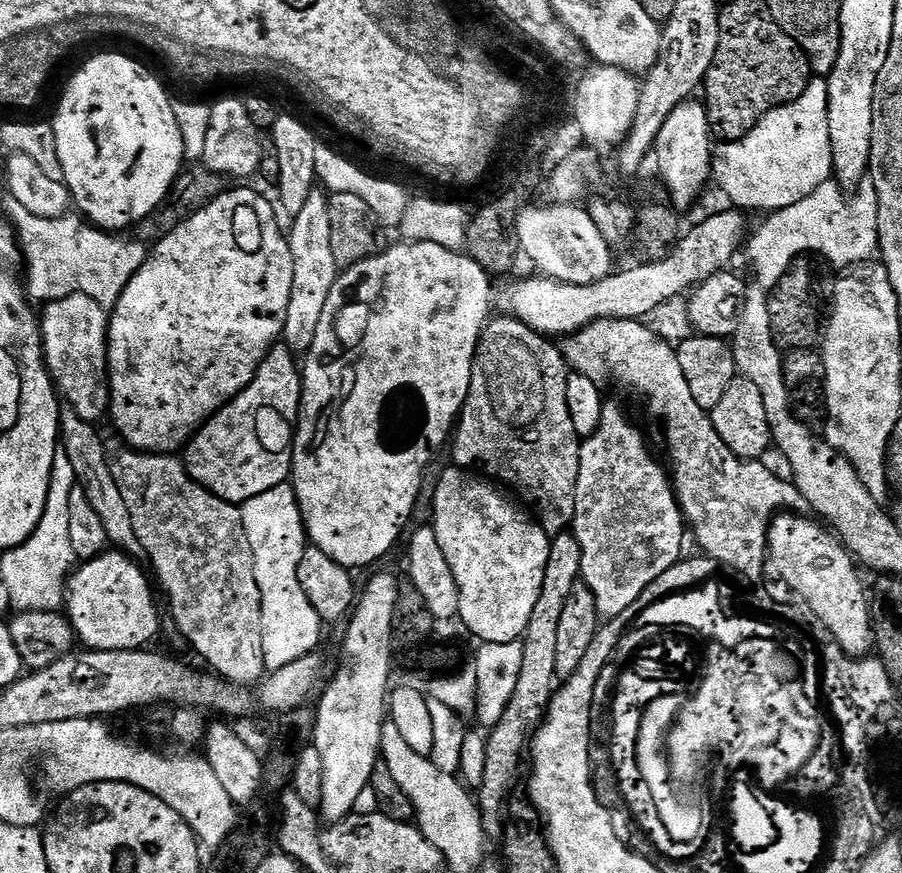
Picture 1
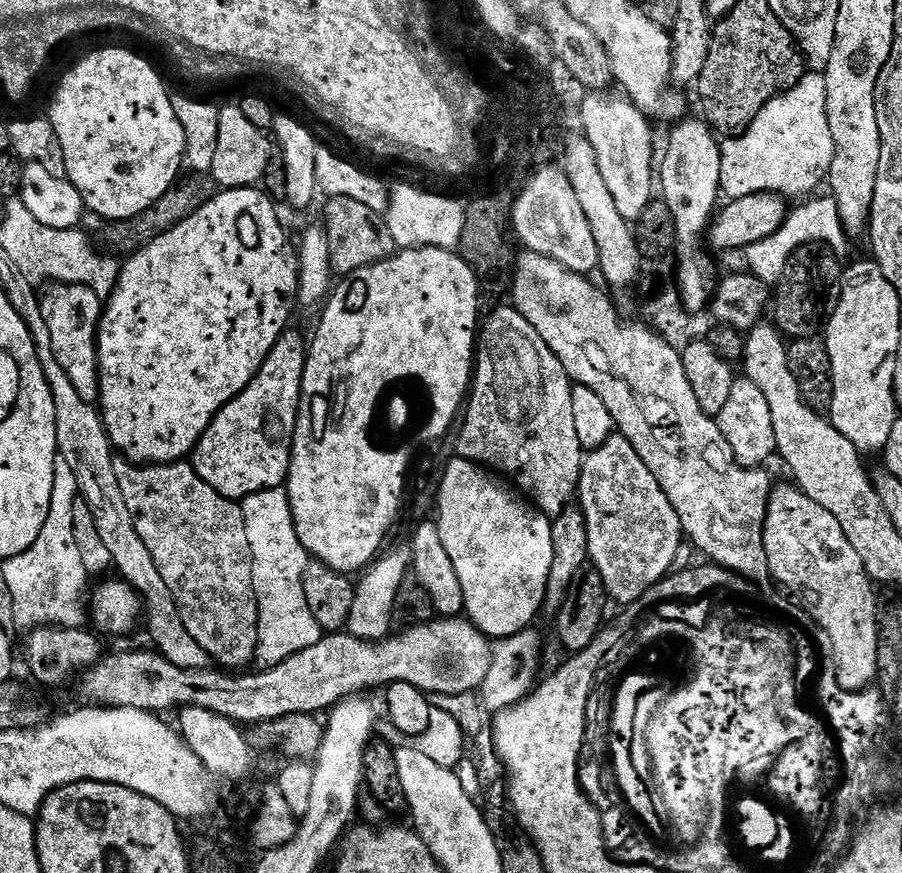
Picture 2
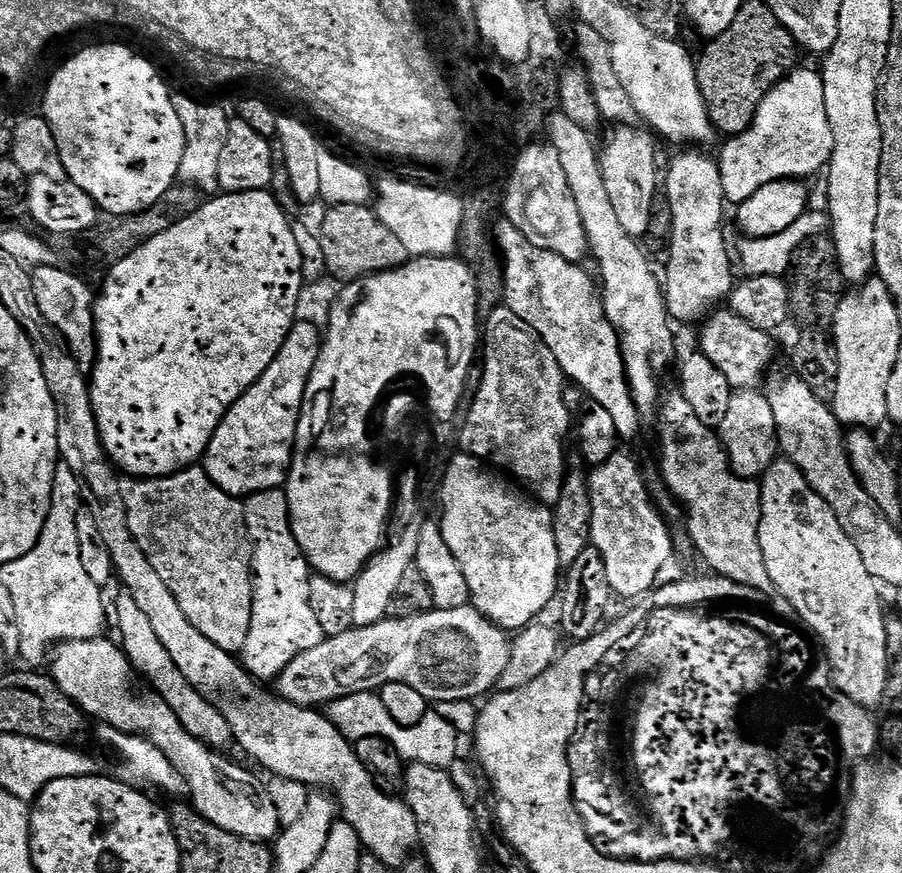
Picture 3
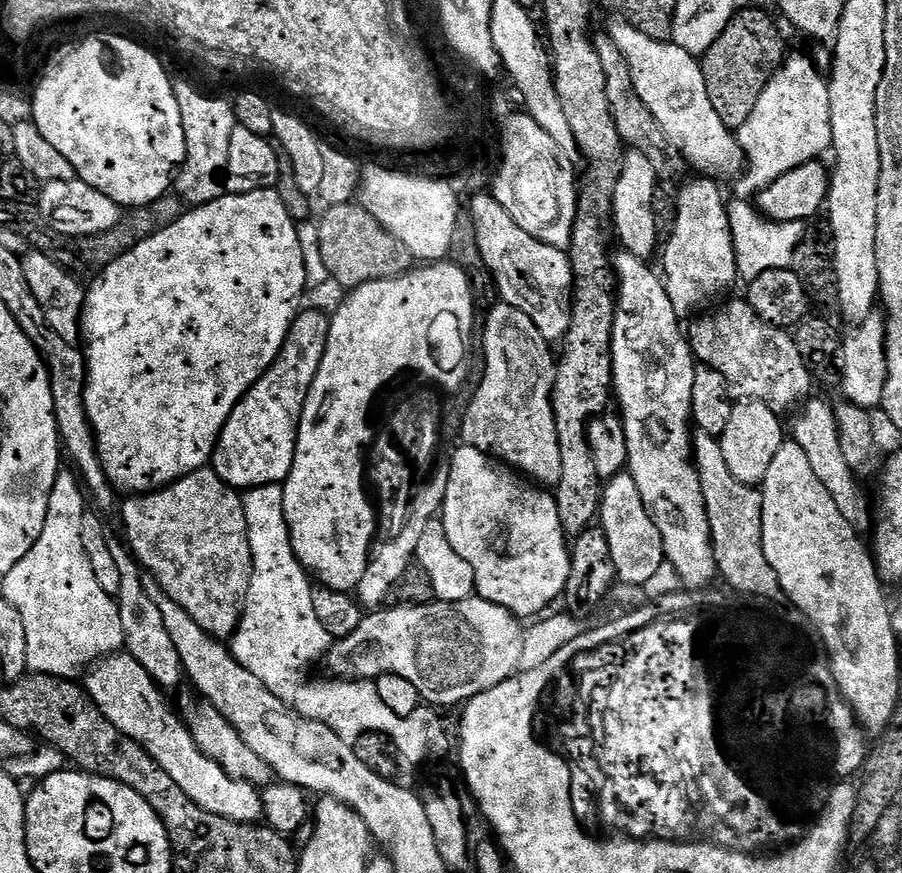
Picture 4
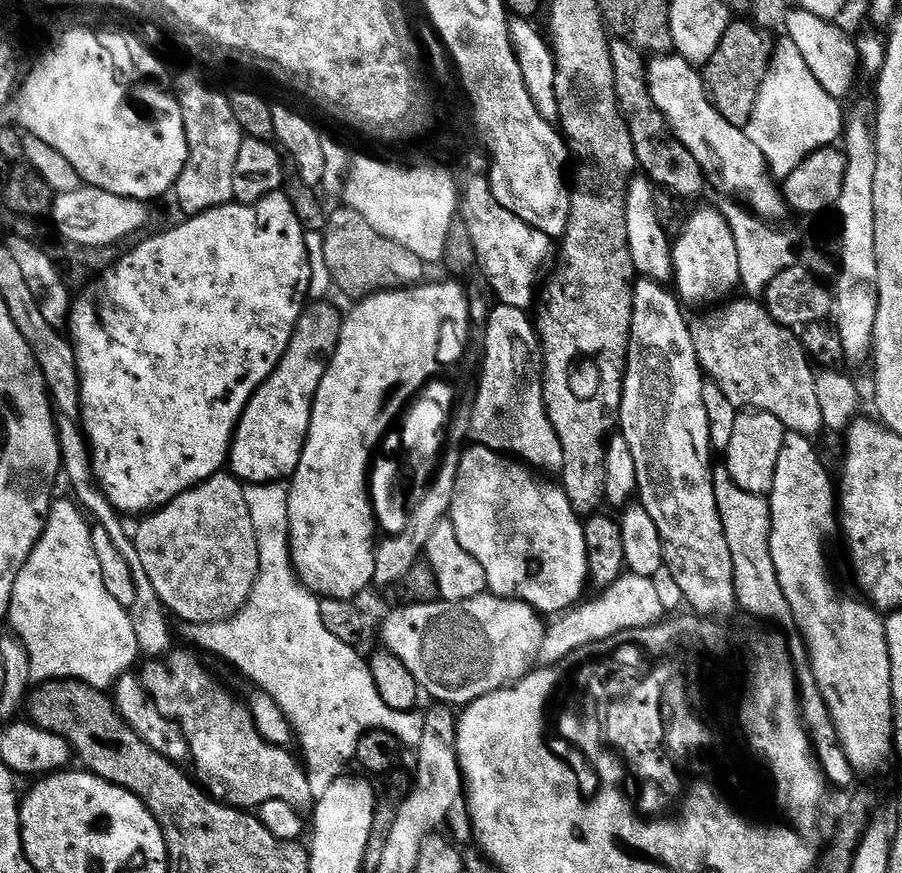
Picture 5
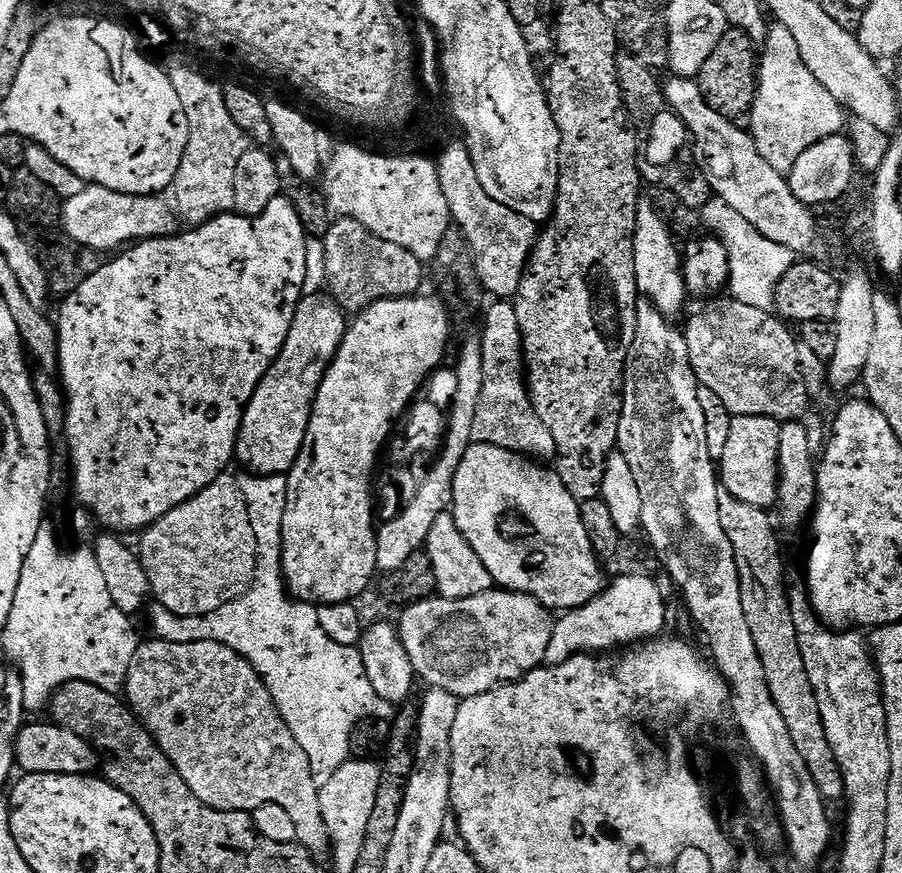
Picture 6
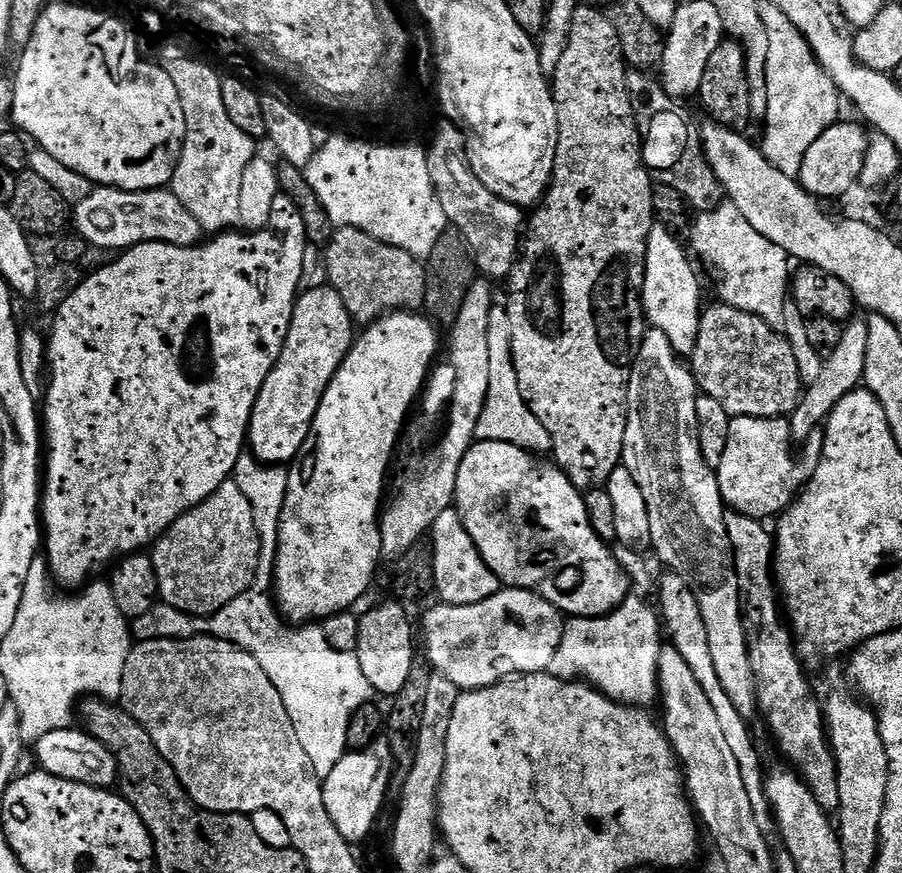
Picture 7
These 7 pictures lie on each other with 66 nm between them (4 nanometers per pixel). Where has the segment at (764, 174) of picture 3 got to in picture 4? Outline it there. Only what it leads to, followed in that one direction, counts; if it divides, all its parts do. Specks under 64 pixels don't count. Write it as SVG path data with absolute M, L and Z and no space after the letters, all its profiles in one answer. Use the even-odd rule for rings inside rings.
M789 55L774 78L770 78L766 90L762 90L762 98L758 98L754 114L750 114L736 132L736 141L740 143L746 161L744 171L735 181L737 197L755 197L782 178L782 174L803 164L819 161L820 155L831 149L828 80L820 77L819 71L821 69L811 55Z

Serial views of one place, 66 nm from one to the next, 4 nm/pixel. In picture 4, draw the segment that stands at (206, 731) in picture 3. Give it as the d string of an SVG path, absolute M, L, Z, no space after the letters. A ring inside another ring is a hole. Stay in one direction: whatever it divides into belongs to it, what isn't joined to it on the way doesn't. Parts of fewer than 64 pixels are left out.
M112 530L106 531L106 546L110 546L110 554L114 554L114 562L118 562L118 574L122 574L122 586L118 603L122 630L124 631L124 648L127 655L134 659L150 674L150 678L160 685L161 689L176 688L185 683L184 667L178 658L178 650L174 650L174 642L166 630L166 622L162 622L162 610L158 610L155 600L150 598L142 577L142 570L132 555L127 543Z

